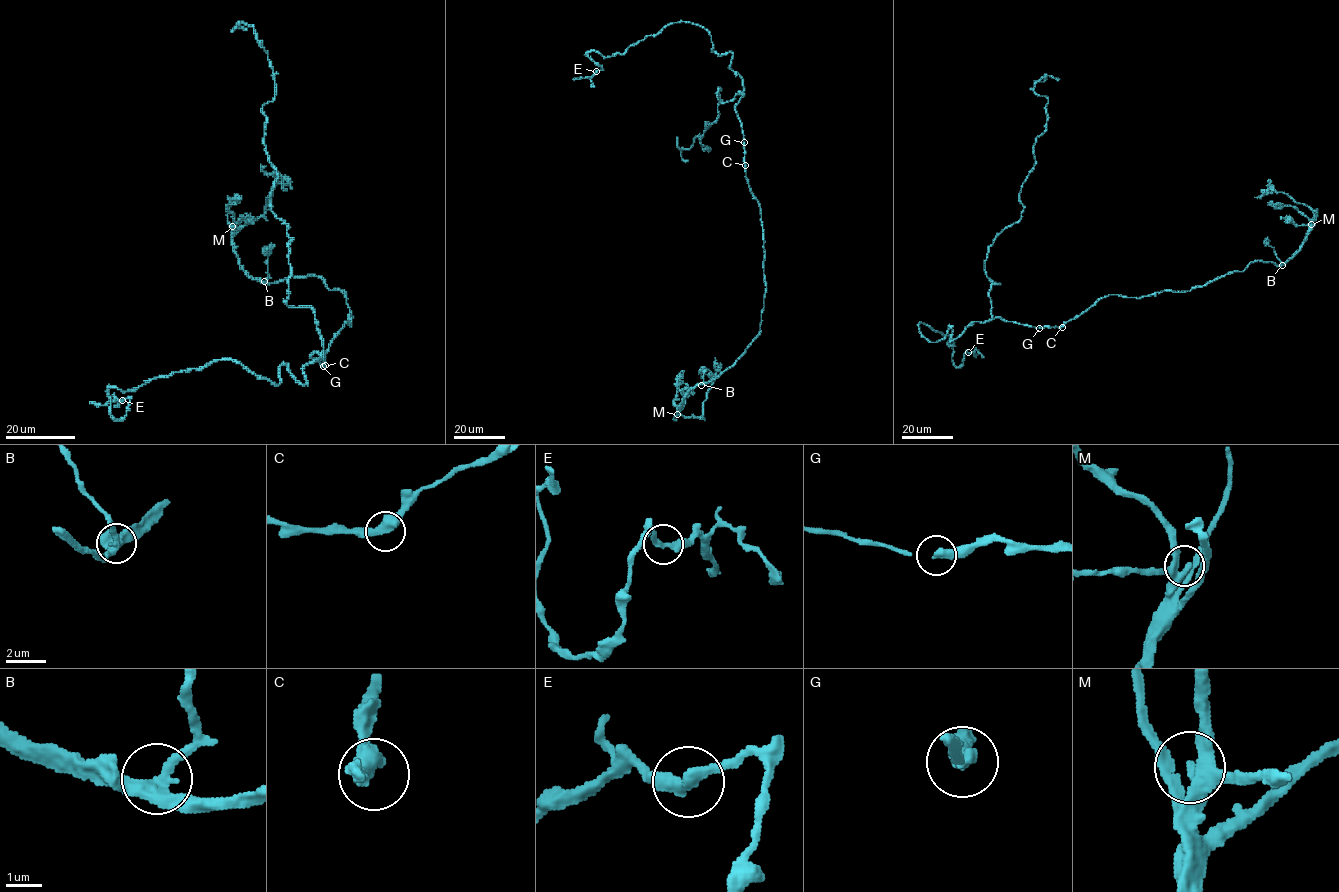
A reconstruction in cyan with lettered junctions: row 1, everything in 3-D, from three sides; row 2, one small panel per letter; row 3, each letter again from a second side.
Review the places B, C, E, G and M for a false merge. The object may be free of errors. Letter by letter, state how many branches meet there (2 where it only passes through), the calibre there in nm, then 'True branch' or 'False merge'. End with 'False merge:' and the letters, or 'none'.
B: Branches: 3. Thickness 300 nm. True branch
C: Branches: 2. Thickness 440 nm. True branch
E: Branches: 2. Thickness 320 nm. True branch
G: Branches: 2. Thickness 320 nm. True branch
M: Branches: 2. Thickness 280 nm. True branch
False merge: none

